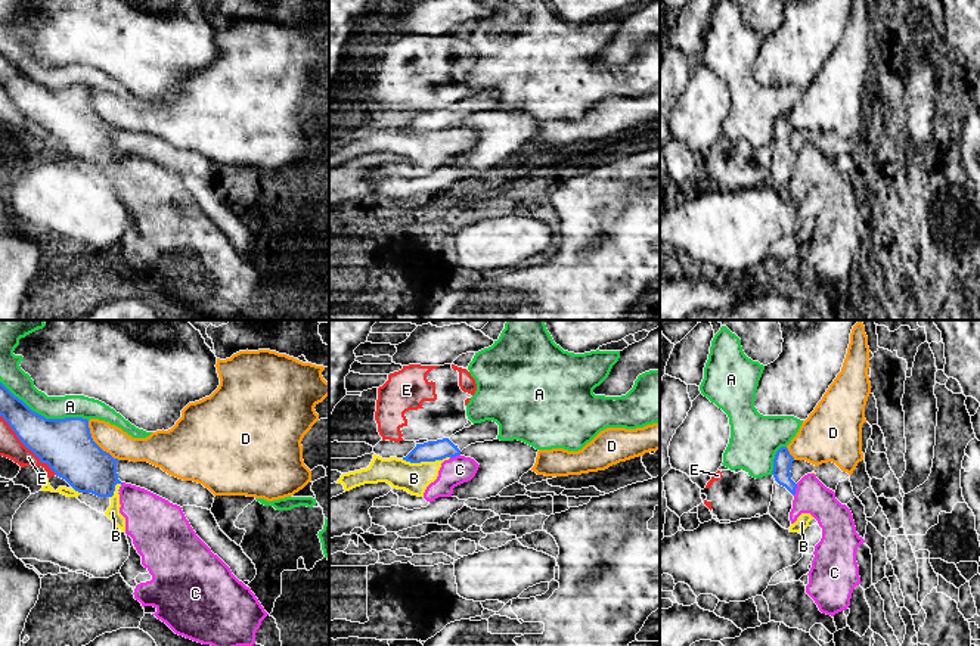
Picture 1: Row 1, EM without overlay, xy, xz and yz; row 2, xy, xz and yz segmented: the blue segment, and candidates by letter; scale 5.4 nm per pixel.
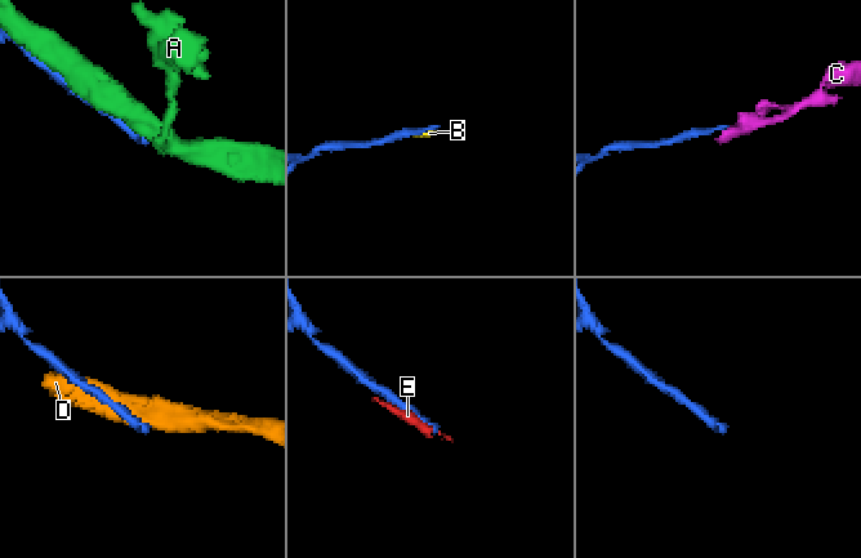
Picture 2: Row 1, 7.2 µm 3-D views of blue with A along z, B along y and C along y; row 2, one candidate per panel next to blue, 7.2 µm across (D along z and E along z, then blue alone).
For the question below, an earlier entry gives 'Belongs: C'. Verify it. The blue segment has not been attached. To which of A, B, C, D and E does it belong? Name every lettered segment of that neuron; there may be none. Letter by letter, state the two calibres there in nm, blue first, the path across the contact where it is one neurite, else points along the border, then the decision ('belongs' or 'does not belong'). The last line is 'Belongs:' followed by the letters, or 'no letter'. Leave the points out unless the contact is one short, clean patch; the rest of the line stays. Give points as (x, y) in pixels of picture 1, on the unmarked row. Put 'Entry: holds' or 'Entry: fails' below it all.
A: calibres 280 and 140 nm; does not belong
B: calibres 110 and 160 nm; does not belong
C: calibres 100 and 180 nm; border yz (797, 154), (793, 164); does not belong
D: calibres 280 and 150 nm; does not belong
E: calibres 280 and 120 nm; does not belong
Belongs: no letter
Entry: fails

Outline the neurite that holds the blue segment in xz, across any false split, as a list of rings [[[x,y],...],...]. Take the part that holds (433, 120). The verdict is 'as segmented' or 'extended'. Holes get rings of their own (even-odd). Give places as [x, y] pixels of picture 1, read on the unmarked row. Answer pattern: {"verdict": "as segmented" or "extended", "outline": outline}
{"verdict": "extended", "outline": [[[493,90],[474,93],[463,97],[450,108],[416,114],[416,117],[403,130],[410,133],[435,131],[446,127],[456,127],[463,118],[475,112],[497,109],[499,94]]]}

